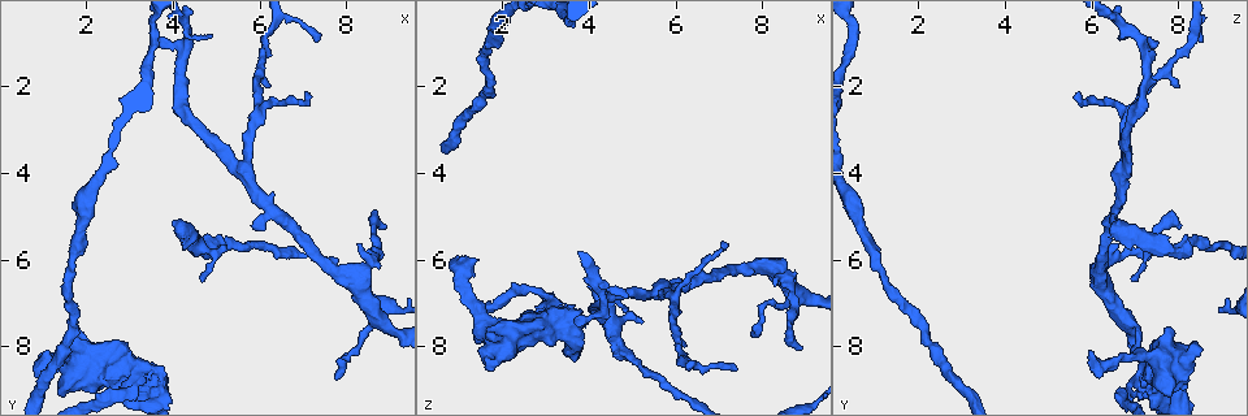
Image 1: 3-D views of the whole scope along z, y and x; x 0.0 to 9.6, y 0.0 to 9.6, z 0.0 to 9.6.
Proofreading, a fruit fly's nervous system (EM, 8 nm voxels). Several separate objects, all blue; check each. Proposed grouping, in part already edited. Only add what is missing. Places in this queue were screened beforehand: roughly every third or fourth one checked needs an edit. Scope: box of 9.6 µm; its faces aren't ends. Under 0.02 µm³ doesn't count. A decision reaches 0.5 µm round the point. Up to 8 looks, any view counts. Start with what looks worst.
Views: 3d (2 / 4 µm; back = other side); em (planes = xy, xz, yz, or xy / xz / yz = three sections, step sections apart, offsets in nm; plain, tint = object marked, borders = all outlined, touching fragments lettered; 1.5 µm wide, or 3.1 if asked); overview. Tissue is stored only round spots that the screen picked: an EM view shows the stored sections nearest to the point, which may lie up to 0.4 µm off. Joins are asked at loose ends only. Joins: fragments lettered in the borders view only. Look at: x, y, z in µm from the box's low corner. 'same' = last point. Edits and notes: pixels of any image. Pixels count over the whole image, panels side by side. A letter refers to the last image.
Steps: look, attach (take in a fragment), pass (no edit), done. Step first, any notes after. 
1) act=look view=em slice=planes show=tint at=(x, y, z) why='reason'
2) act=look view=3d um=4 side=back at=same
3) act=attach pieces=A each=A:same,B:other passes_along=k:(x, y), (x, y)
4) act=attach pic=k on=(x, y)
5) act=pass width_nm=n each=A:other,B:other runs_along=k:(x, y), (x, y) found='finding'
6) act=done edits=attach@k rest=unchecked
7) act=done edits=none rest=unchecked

act=look view=em slice=planes show=plain at=(8.90, 5.20, 8.05) why='thin end'

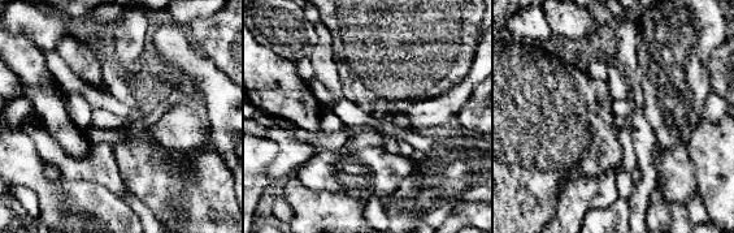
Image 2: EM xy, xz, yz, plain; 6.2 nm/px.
act=look view=em slice=planes show=borders at=same why='what lies round it'

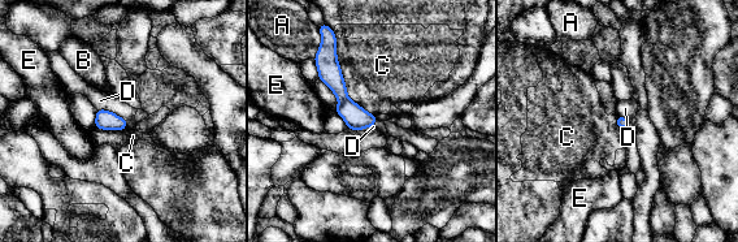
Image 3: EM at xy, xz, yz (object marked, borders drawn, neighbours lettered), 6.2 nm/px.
act=pass each=A:other,B:other,C:other,D:other,E:other border=3:(96, 108), (112, 111), (127, 120) found='none of them fits'

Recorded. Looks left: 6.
act=look view=3d um=2 side=back at=(3.70, 0.80, 7.30) why='an open end'

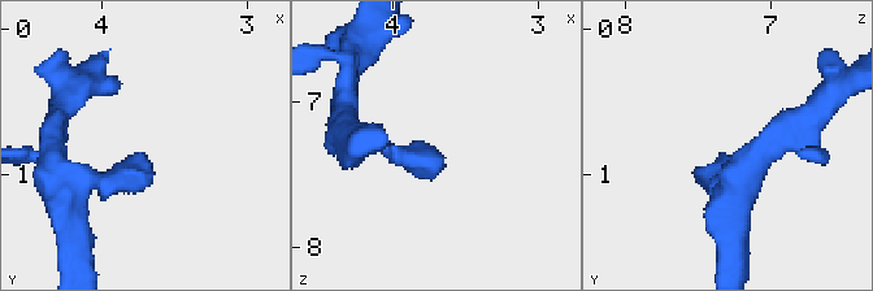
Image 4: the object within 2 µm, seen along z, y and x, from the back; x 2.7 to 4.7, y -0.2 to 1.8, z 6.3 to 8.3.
act=look view=em slice=planes show=borders at=(3.74, 0.86, 7.32) why='shape alone is not enough'

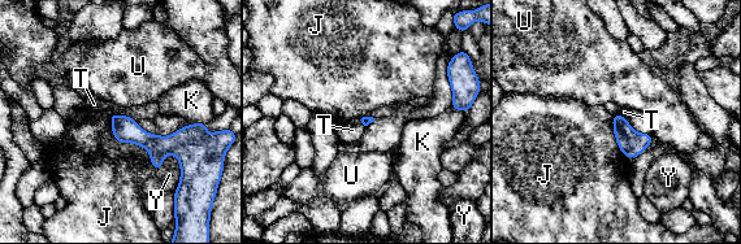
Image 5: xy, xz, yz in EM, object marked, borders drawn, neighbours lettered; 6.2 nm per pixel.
act=pass each=J:other,K:other,T:other,U:other,Y:other found='no lettered fragment goes on from it'

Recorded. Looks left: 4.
act=look view=em slice=planes show=borders at=(4.70, 6.55, 6.95) why='thin end'

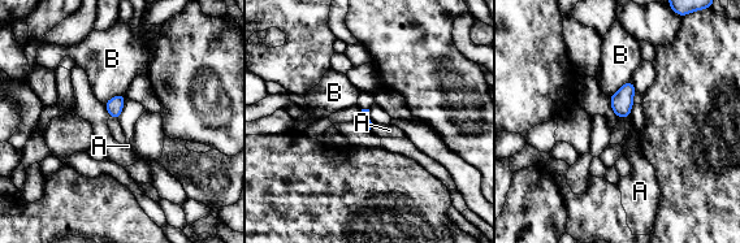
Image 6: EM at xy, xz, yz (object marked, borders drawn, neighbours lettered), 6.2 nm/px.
act=pass longest_contact=B:150nm each=A:other,B:other found='none of them fits'

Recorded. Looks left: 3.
act=done edits=none rest=unchecked

